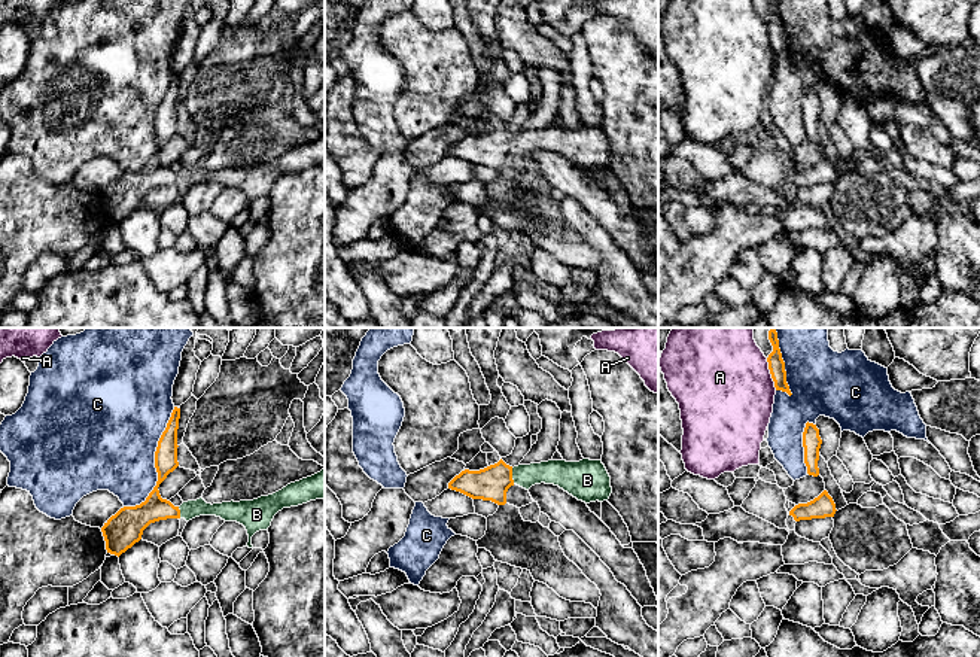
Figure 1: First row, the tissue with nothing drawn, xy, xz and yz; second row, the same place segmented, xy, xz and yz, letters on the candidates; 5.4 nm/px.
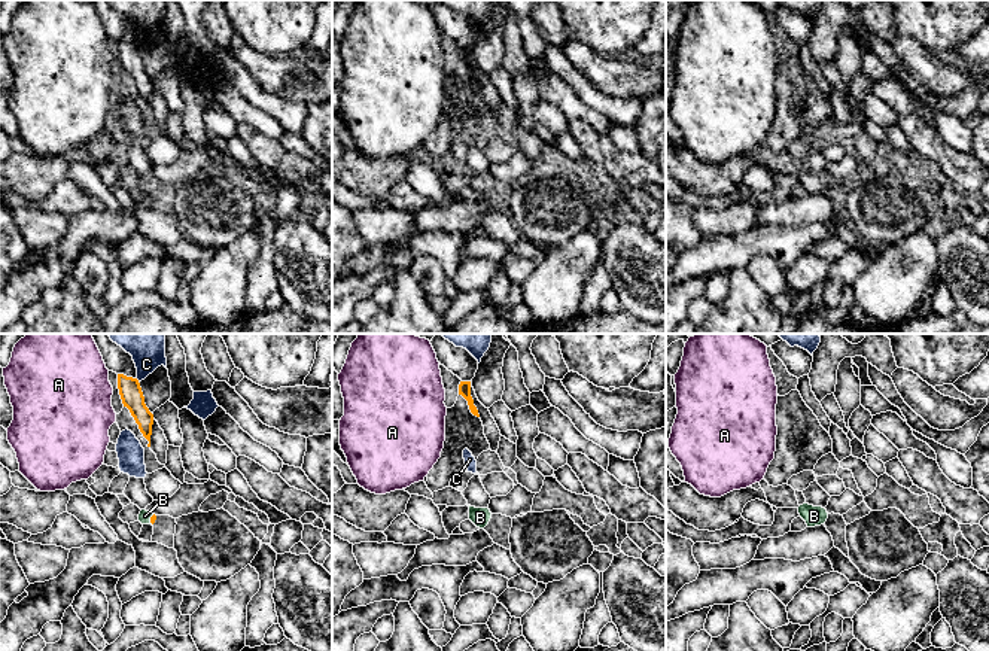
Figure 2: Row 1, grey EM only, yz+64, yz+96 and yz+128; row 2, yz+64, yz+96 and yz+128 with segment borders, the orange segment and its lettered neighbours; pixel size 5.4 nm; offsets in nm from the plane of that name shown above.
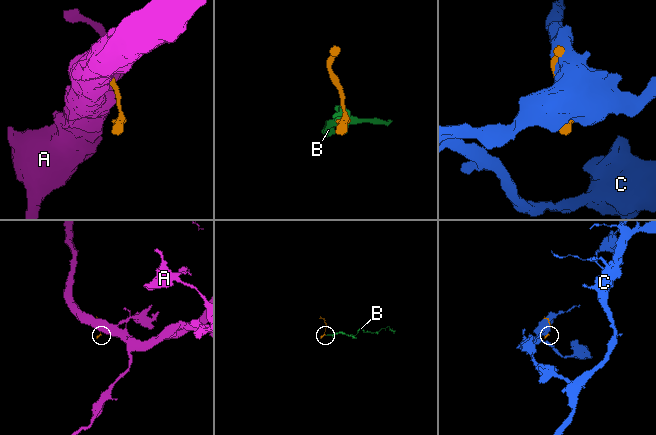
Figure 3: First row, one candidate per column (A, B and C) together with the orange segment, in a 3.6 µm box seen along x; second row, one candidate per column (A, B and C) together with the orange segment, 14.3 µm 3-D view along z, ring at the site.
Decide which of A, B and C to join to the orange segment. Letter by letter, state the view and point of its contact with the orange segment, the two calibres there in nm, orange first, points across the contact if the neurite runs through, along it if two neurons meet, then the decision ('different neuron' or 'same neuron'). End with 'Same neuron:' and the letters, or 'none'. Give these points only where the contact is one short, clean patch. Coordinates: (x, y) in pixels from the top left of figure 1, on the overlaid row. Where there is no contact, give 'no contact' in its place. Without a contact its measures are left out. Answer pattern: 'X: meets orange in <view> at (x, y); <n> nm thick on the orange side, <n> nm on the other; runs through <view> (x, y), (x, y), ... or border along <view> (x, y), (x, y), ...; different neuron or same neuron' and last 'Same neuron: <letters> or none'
A: meets orange in yz at (770, 373); 90 nm thick on the orange side, 500 nm on the other; different neuron
B: meets orange in xz at (511, 475); 190 nm thick on the orange side, 140 nm on the other; runs through xz (492, 483), (502, 475), (511, 475), (557, 473); same neuron
C: meets orange in xy at (155, 464); 140 nm thick on the orange side, 460 nm on the other; different neuron
Same neuron: B

